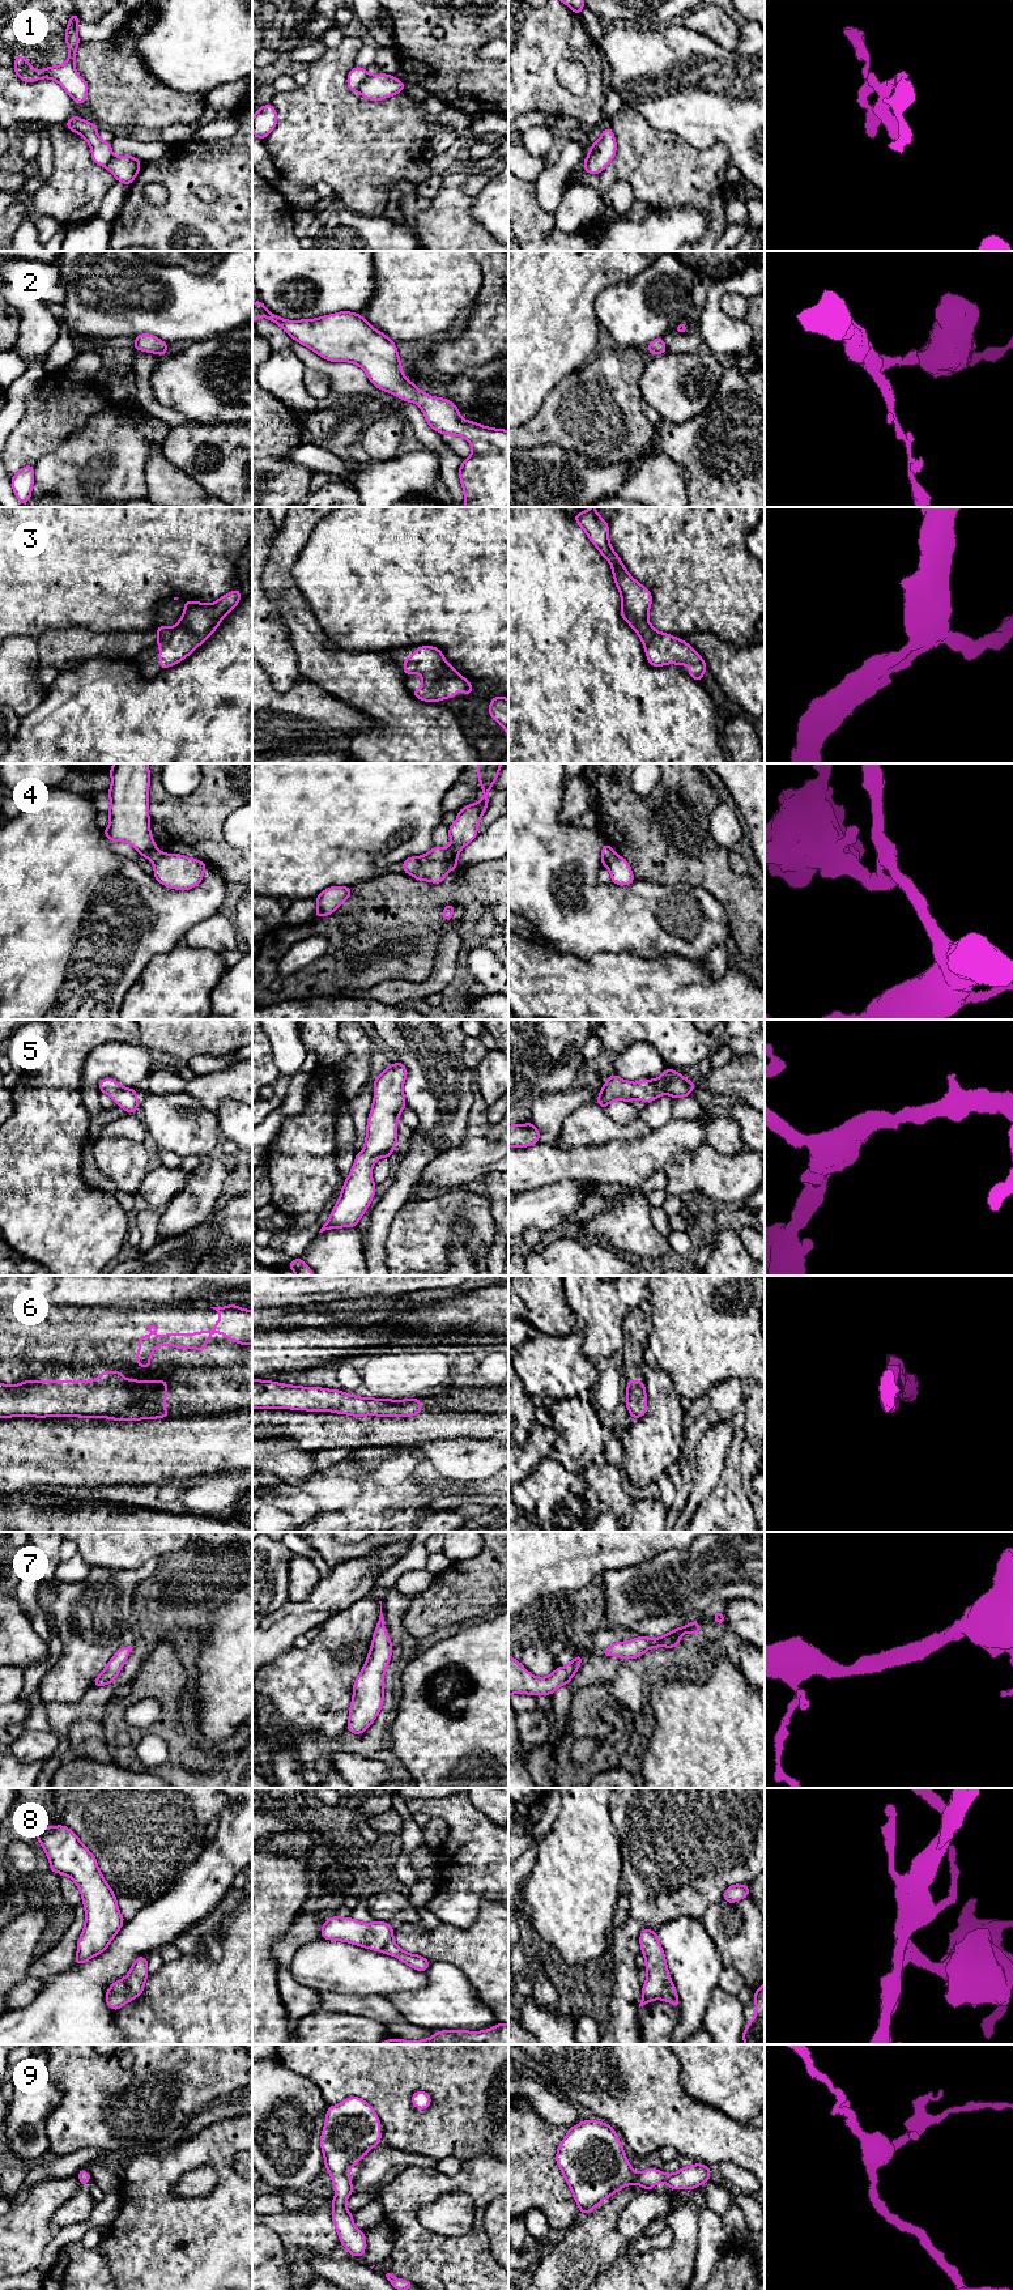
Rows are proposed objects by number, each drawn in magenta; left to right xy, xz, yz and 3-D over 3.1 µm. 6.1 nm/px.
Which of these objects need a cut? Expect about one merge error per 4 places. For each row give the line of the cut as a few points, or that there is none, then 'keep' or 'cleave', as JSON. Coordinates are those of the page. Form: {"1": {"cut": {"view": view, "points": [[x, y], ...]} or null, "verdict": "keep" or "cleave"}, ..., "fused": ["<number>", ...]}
{"1": {"cut": {"view": "xz", "points": [[367, 73], [358, 92]]}, "verdict": "cleave"}, "2": {"cut": null, "verdict": "keep"}, "3": {"cut": null, "verdict": "keep"}, "4": {"cut": {"view": "xz", "points": [[418, 858], [418, 865], [412, 875]]}, "verdict": "cleave"}, "5": {"cut": null, "verdict": "keep"}, "6": {"cut": null, "verdict": "keep"}, "7": {"cut": null, "verdict": "keep"}, "8": {"cut": null, "verdict": "keep"}, "9": {"cut": null, "verdict": "keep"}, "fused": ["1", "4"]}

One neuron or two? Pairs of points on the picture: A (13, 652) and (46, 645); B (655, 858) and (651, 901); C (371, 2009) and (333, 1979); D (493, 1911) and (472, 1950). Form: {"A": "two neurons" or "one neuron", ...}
{"A": "two neurons", "B": "two neurons", "C": "two neurons", "D": "one neuron"}

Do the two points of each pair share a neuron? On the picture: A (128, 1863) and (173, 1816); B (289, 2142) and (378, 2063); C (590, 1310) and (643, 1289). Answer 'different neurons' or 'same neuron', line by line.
A: same neuron
B: different neurons
C: same neuron

